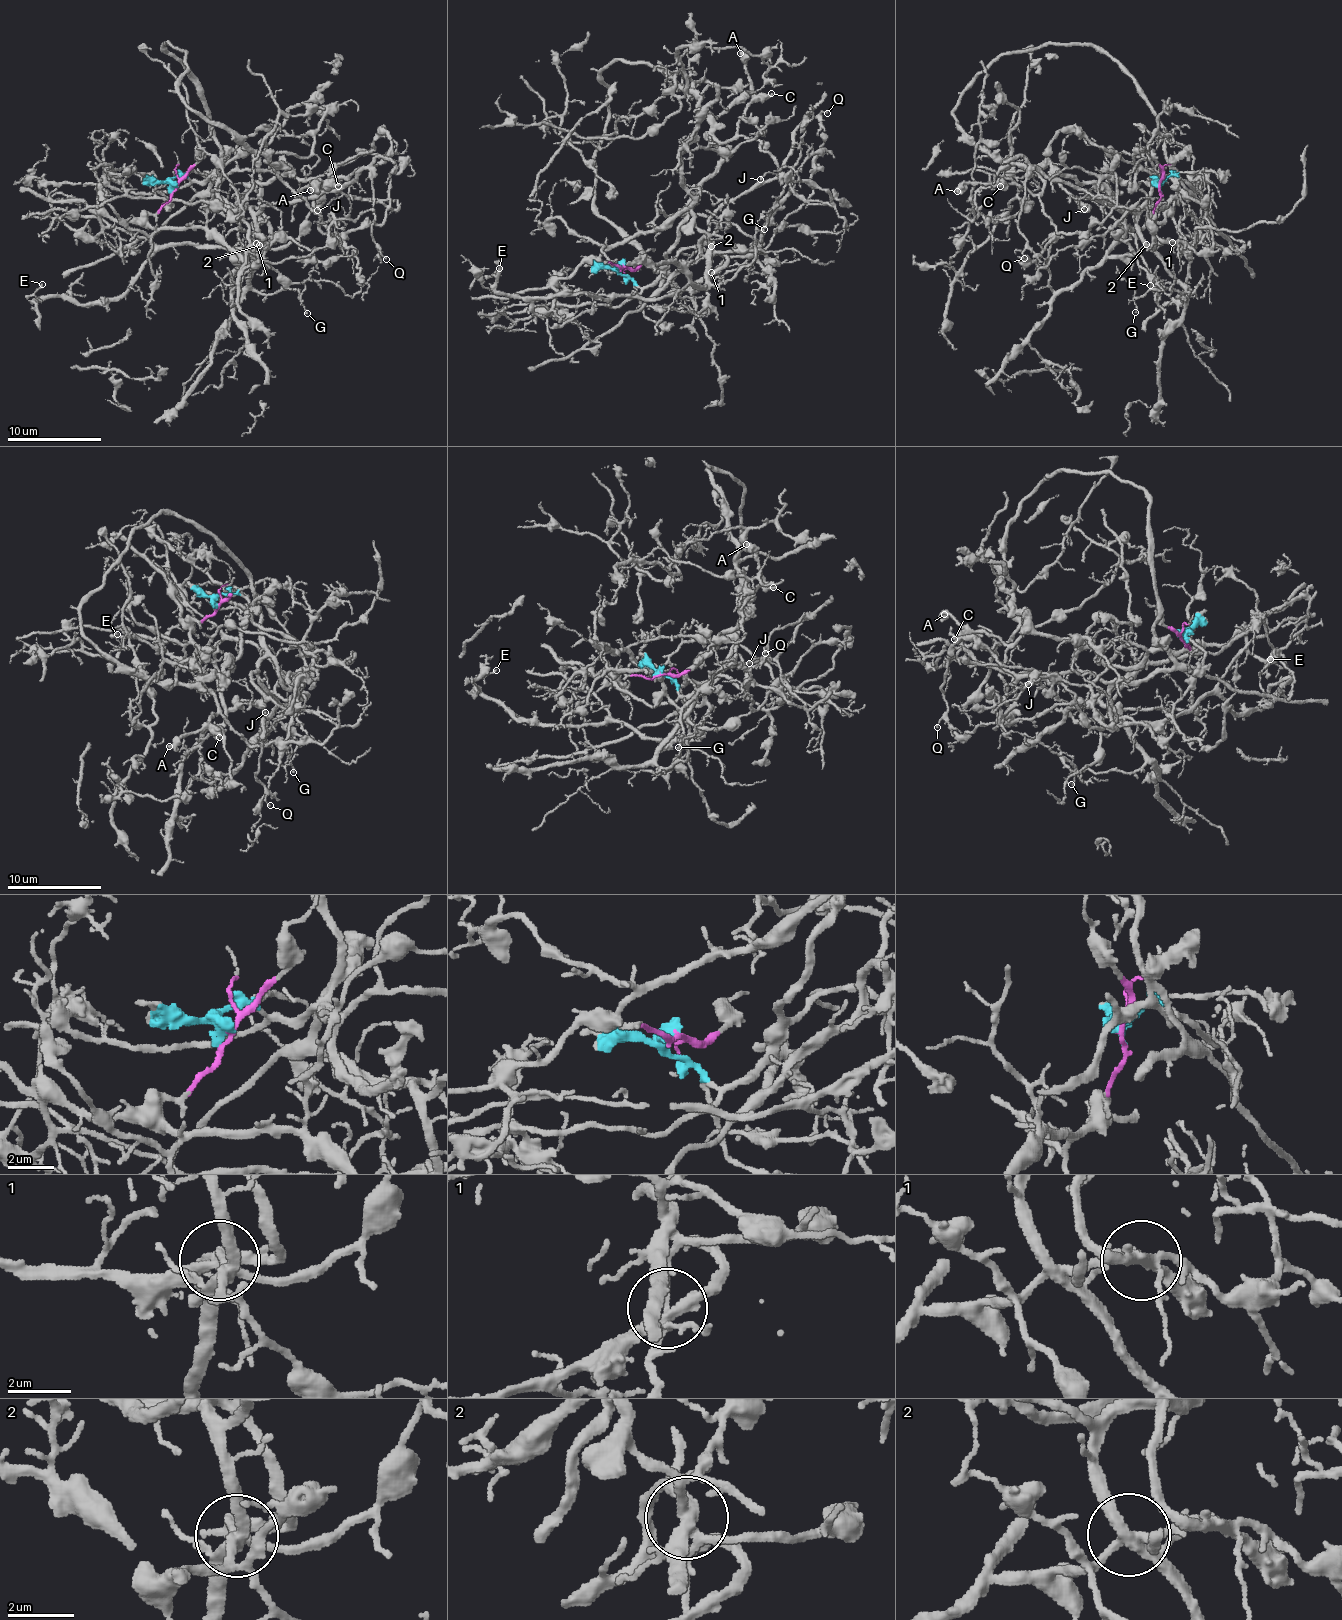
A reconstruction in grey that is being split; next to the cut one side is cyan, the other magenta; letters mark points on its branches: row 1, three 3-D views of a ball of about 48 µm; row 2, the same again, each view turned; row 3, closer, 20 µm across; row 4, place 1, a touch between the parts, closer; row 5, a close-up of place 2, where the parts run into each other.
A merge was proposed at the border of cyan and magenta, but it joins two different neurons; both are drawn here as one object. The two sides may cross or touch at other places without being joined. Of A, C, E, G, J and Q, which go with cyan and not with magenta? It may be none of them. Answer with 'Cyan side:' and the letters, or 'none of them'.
Cyan side: A, C, E, G, J, Q

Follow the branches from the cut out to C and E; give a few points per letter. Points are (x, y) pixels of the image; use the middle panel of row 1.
C: (621, 265), (641, 287), (660, 273), (714, 171), (714, 138), (727, 142), (743, 112), (772, 93)
E: (621, 265), (664, 287), (725, 260), (628, 298), (511, 297), (500, 269)

